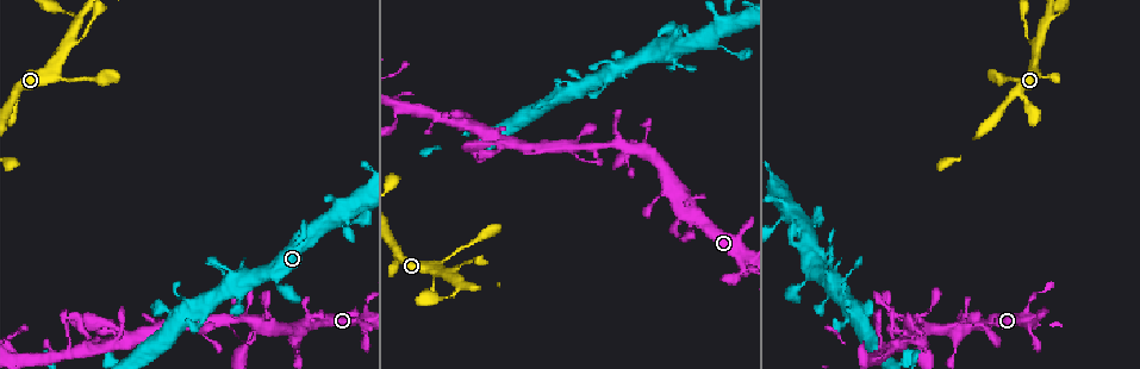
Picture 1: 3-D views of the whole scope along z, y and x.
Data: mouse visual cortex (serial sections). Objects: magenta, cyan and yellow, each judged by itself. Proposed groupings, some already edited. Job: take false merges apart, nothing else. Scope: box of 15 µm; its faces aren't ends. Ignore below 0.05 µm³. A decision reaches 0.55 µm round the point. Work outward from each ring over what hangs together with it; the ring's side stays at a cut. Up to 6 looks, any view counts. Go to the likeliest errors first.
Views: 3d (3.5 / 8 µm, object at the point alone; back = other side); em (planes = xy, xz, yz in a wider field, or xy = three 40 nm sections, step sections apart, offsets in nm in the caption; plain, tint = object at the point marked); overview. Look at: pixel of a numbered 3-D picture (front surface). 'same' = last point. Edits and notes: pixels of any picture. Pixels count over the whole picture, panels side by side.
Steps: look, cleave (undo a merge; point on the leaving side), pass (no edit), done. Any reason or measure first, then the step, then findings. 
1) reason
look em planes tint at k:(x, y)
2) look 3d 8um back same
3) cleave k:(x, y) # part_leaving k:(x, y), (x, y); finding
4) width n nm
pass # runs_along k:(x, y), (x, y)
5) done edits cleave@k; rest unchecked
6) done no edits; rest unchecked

small branch off a trunk
look 3d 8um at 1:(450, 276)

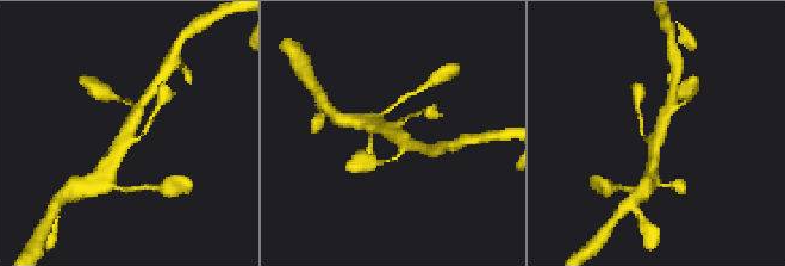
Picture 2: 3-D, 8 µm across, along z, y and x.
zoom in
look 3d 3.5um at 2:(124, 138)

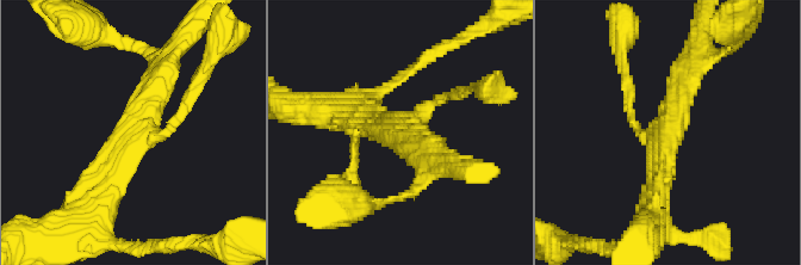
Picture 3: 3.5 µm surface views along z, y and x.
arms 3; arm_widths 100, 300, 350 nm
look em xy step 5 tint at 3:(399, 133)

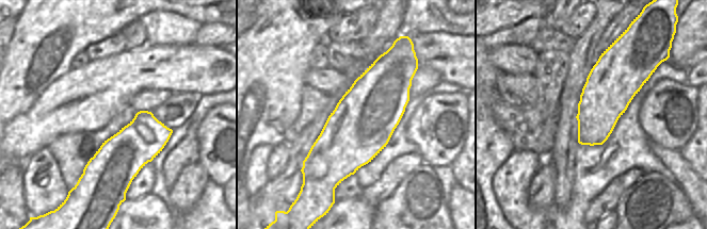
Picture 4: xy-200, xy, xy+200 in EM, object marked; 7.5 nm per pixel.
pass # runs_along 3:(98, 199), (161, 67); one cell here

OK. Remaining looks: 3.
four or more arms meet
look 3d 3.5um back at 1:(635, 148)

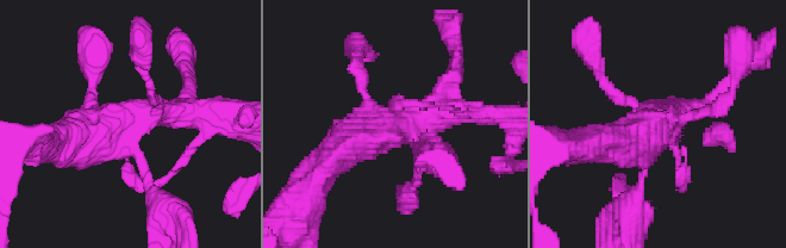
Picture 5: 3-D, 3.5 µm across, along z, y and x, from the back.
look em xy step 1 tint at 5:(137, 116)

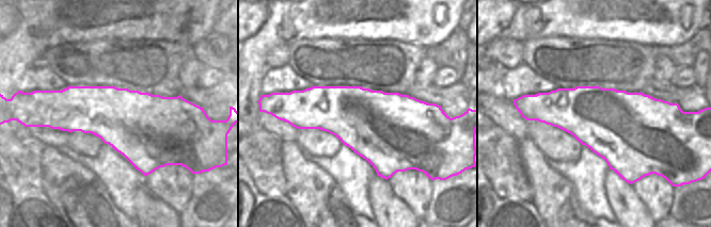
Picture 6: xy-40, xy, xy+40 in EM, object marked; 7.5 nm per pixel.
look em xy step 3 tint same

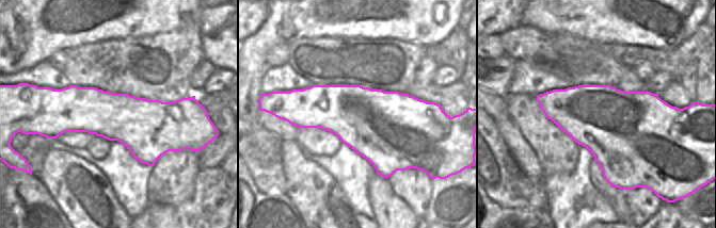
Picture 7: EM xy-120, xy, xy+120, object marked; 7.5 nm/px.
pass # runs_along 5:(322, 171), (359, 136), (461, 112); all the same cell

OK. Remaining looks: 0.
done no edits; rest unchecked

